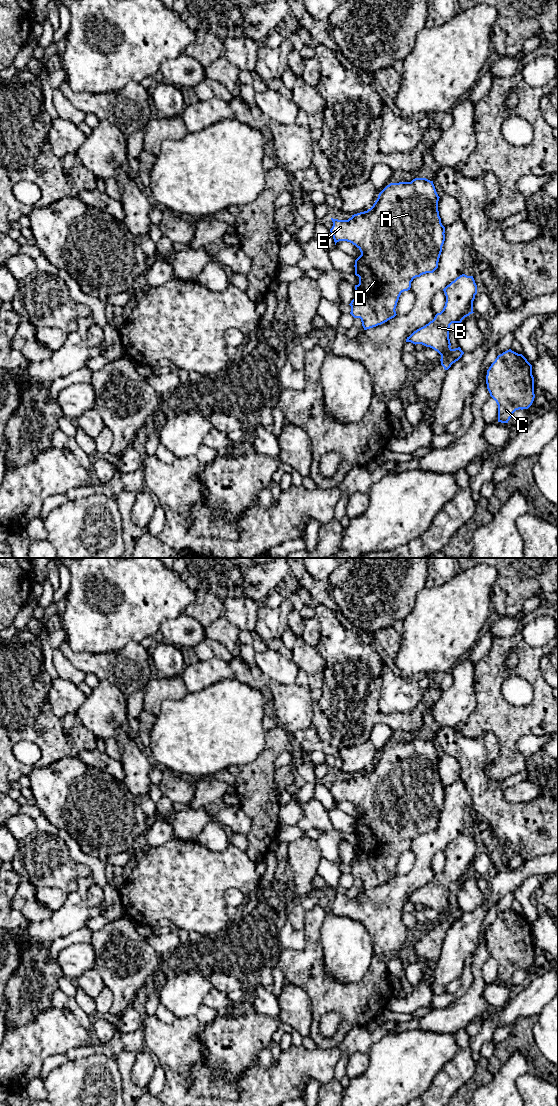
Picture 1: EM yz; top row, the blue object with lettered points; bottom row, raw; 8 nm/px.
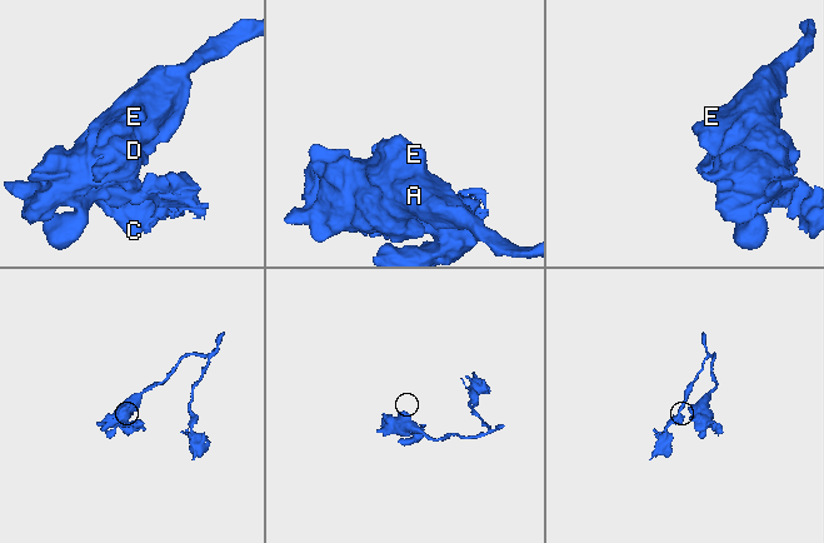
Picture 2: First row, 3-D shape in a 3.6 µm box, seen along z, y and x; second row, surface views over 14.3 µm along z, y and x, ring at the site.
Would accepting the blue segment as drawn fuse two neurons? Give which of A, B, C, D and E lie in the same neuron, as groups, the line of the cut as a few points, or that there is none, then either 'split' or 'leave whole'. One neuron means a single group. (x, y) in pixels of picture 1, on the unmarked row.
A B D E / C | yz (451, 909), (441, 917) | split

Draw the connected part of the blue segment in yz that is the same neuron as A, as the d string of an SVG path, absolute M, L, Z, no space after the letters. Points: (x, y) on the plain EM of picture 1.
M415 738L411 742L390 743L378 755L373 766L367 771L352 775L348 780L331 778L333 786L330 792L335 805L347 801L355 805L361 815L355 820L355 835L359 844L355 845L355 857L349 864L350 874L360 878L364 890L381 885L394 878L396 866L402 852L411 848L414 838L433 833L438 828L442 806L445 801L445 787L441 783L438 771L439 756L433 741Z

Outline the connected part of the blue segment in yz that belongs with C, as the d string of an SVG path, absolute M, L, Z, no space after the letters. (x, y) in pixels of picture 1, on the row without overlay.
M511 909L498 915L487 930L487 949L498 965L498 982L508 983L516 970L528 969L535 958L532 925Z

